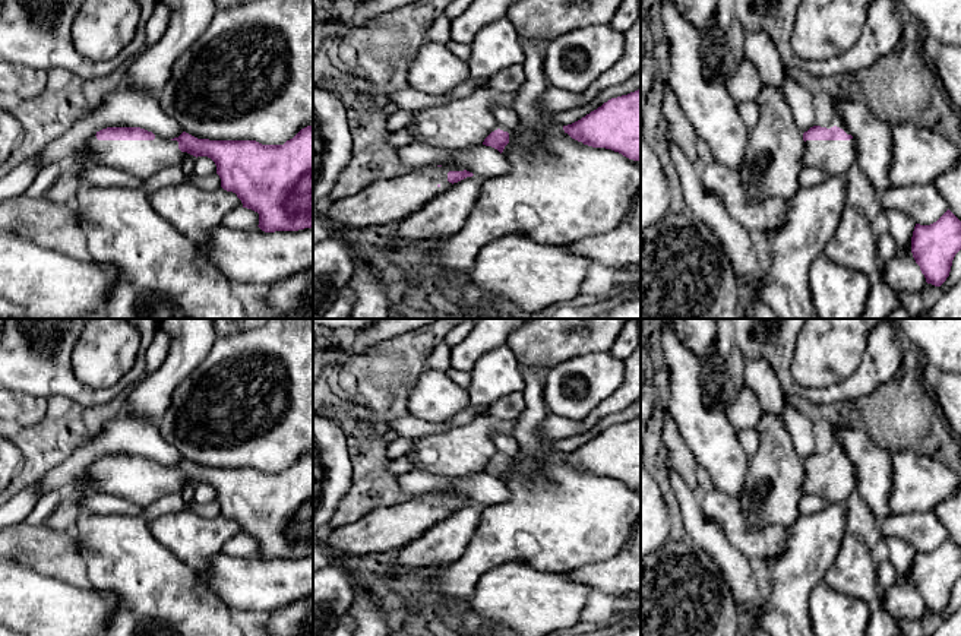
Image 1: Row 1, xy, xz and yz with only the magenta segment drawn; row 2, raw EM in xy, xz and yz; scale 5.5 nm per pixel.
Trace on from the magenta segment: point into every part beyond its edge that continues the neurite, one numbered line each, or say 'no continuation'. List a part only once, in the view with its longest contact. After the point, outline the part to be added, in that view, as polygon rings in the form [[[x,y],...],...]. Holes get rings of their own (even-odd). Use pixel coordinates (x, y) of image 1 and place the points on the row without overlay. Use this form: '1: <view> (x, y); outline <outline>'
no continuation

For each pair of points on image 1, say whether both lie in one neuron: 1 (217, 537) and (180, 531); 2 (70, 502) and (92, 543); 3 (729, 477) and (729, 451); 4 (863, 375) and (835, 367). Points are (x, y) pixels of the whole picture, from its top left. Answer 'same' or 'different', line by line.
1: same
2: different
3: same
4: different

